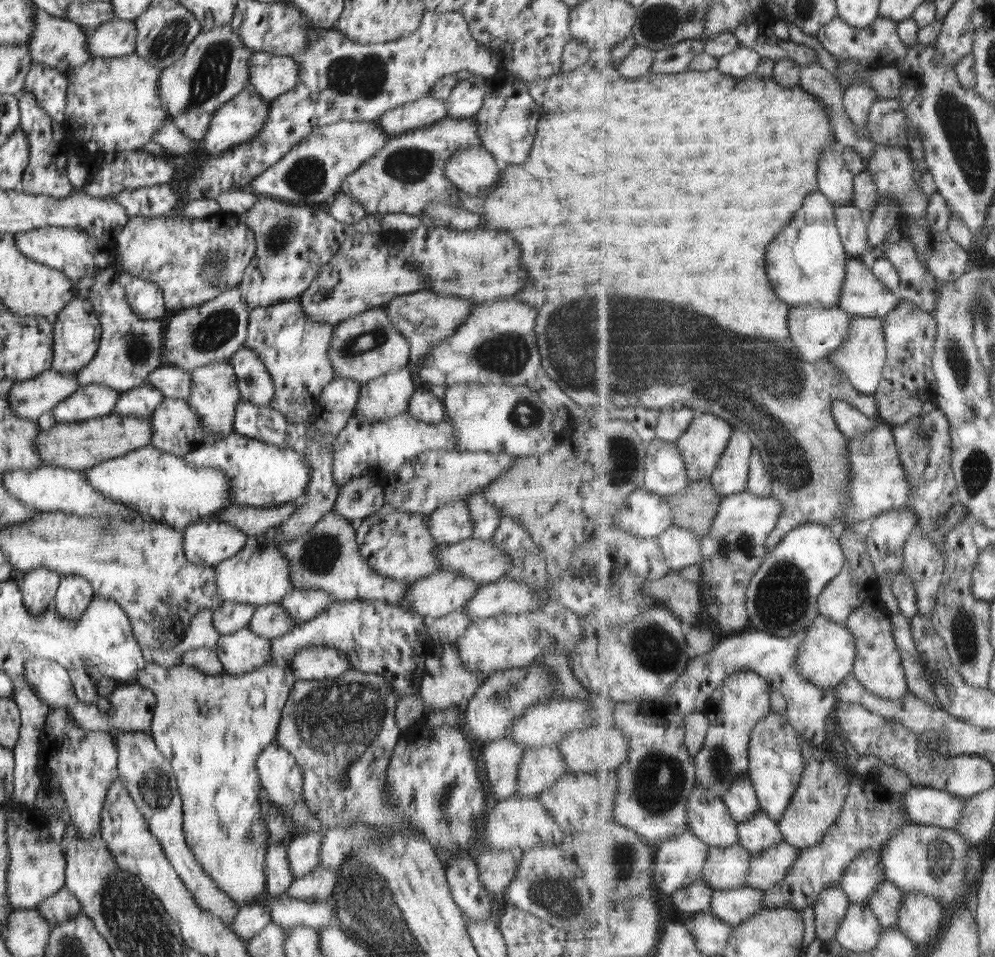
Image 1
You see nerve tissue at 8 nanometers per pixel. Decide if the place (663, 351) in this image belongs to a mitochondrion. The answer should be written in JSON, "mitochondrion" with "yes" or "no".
{"mitochondrion":"yes"}

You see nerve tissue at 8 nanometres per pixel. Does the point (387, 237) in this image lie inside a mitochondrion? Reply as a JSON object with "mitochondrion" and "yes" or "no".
{"mitochondrion":"no"}

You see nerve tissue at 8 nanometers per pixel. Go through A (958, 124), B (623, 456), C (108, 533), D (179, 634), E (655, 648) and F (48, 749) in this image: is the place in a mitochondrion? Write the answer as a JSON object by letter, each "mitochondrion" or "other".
{"A":"mitochondrion","B":"mitochondrion","C":"mitochondrion","D":"other","E":"mitochondrion","F":"other"}

